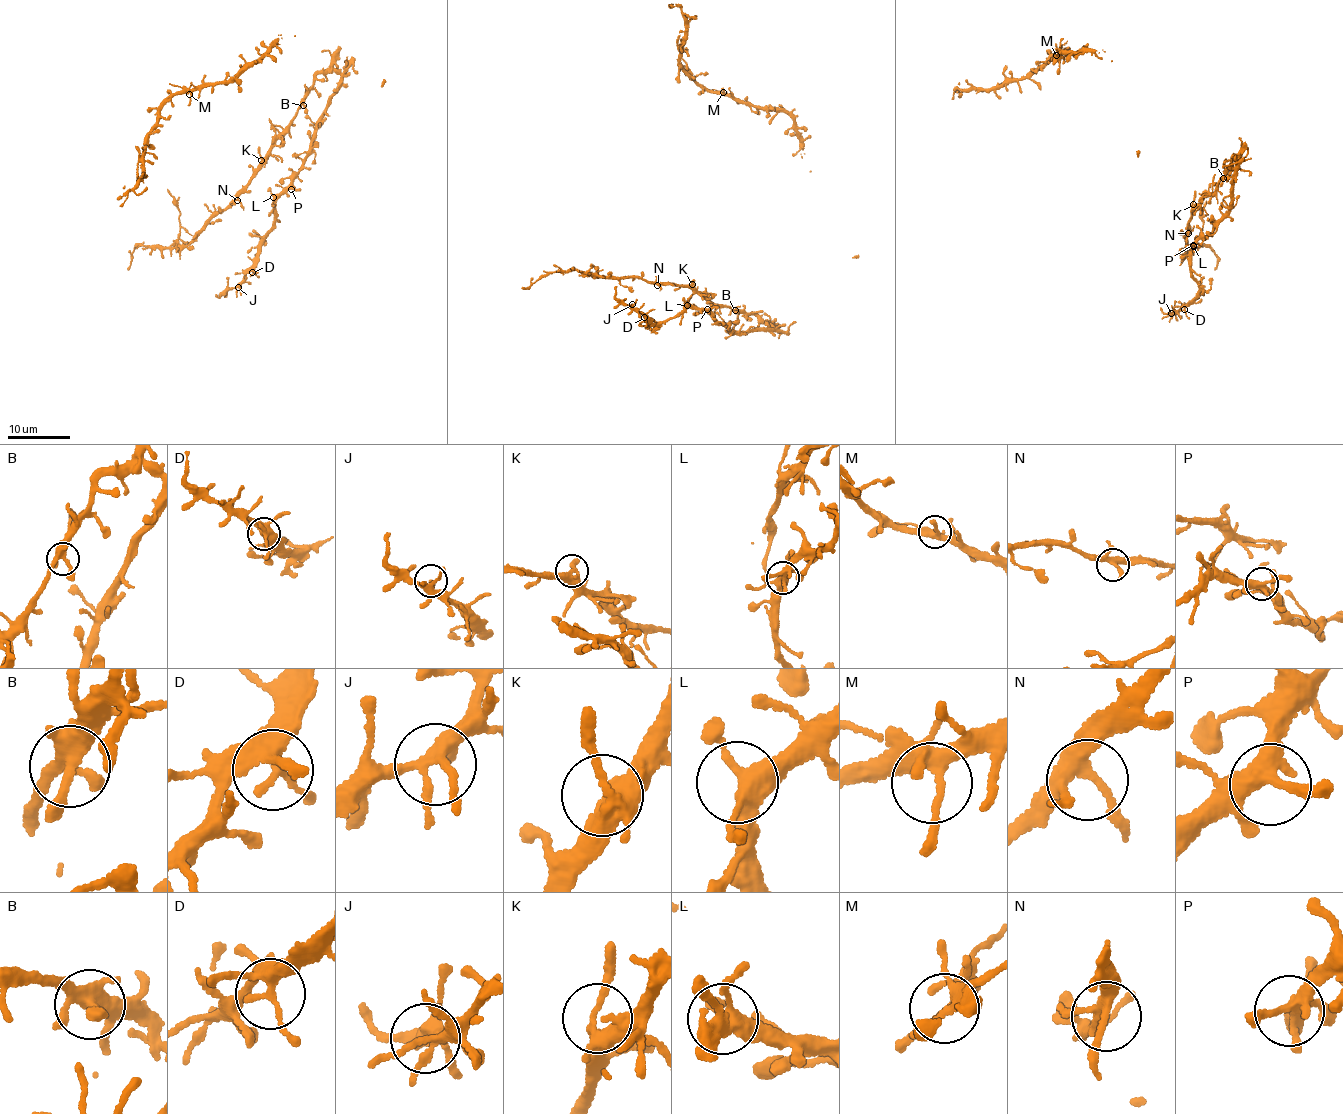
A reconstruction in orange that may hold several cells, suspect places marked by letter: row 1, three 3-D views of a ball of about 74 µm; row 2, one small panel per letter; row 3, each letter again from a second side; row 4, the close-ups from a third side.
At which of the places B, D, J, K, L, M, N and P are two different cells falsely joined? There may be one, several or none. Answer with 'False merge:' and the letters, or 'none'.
False merge: none

